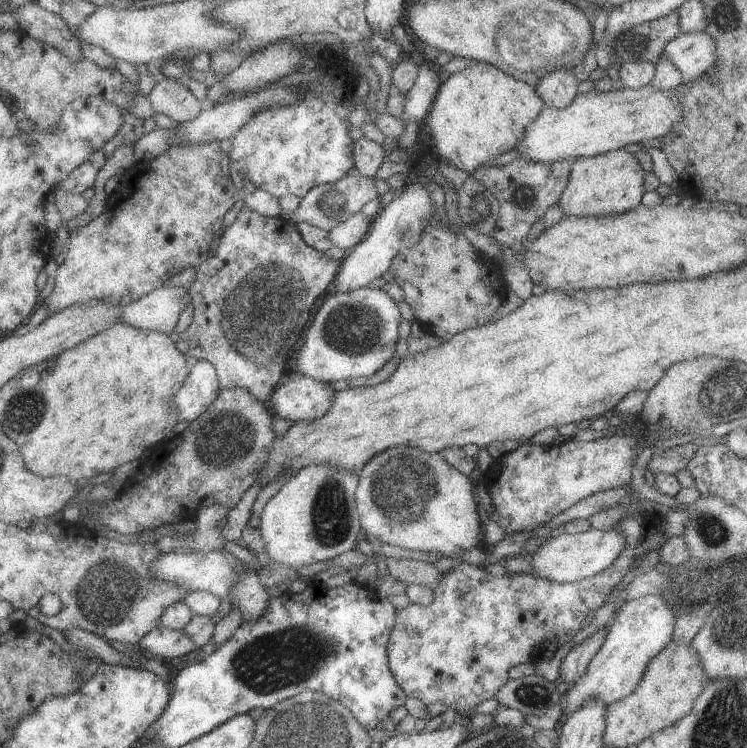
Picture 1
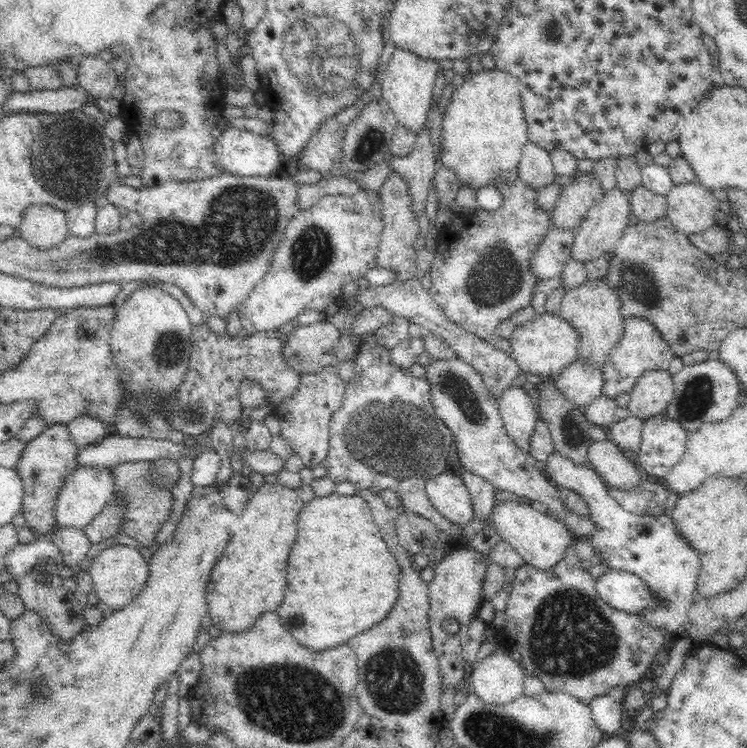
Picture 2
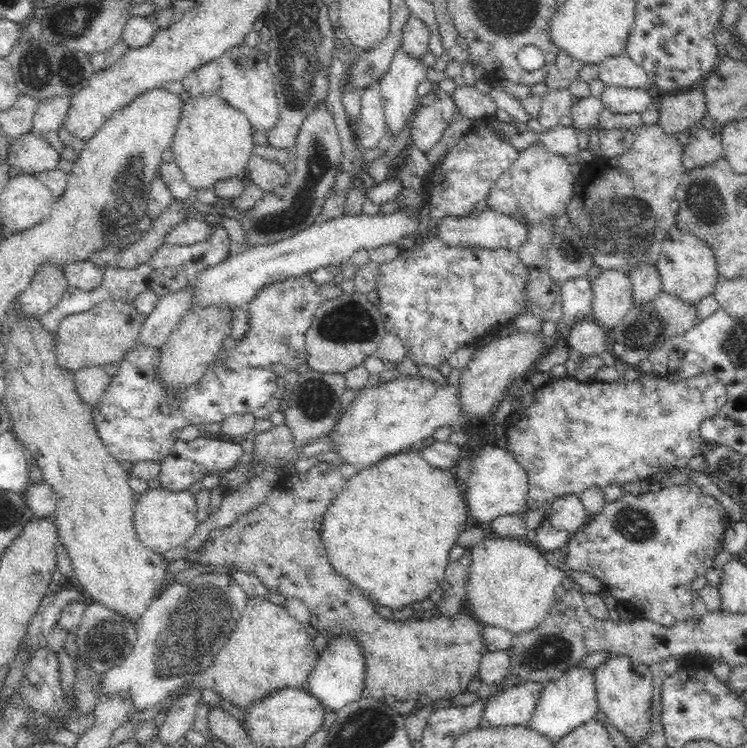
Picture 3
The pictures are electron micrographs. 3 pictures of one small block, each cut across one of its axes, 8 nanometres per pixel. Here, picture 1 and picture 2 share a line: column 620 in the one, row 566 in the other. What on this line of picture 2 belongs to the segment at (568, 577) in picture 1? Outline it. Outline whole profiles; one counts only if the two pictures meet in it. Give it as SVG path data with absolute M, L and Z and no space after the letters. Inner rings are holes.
M495 501L491 520L502 540L511 544L526 563L542 570L548 570L562 560L565 550L574 540L571 530L558 518L536 511L531 505L517 501Z

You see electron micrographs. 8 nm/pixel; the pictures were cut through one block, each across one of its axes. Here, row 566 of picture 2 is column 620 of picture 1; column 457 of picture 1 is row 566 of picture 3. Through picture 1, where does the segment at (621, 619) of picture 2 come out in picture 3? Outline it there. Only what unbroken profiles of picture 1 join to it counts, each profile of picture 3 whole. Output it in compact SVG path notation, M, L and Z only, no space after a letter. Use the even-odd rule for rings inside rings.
M691 479L657 492L648 491L636 496L624 492L620 499L607 502L600 512L571 534L563 549L565 561L560 566L564 570L593 574L616 600L628 600L636 606L643 618L672 626L694 618L692 582L697 576L706 575L706 570L712 567L722 534L731 522L718 500L704 493Z

